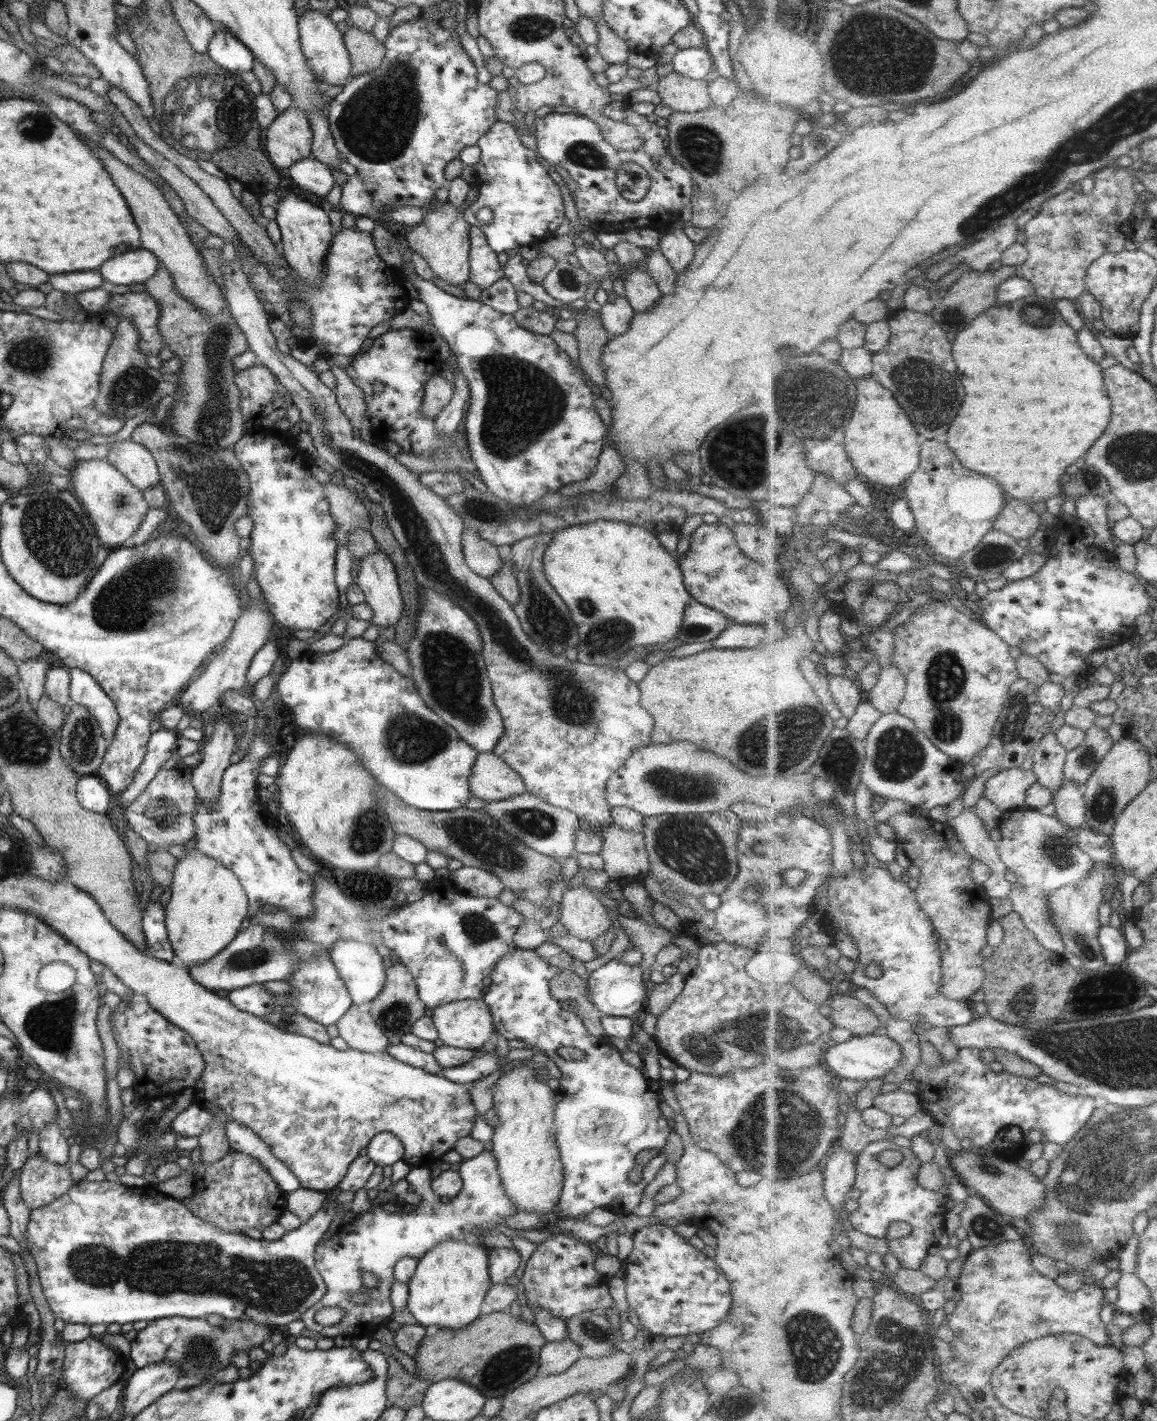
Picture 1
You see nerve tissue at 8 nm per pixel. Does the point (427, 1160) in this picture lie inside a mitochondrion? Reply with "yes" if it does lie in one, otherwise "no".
no

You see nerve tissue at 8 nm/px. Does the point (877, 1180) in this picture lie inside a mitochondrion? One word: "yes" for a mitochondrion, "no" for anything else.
no

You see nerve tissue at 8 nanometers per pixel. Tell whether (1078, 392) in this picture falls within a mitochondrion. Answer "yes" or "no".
no

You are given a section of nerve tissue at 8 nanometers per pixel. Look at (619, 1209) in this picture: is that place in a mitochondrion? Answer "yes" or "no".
no

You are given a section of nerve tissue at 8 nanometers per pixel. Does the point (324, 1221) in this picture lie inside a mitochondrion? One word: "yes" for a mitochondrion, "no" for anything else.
no

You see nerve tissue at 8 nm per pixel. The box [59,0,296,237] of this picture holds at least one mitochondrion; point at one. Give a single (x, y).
(193, 109)

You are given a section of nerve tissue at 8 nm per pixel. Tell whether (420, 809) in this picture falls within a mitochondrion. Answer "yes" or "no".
no

